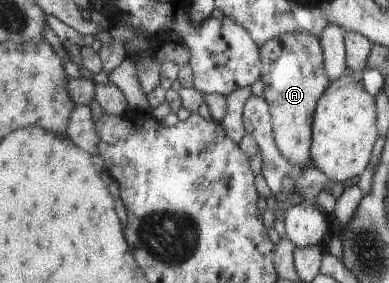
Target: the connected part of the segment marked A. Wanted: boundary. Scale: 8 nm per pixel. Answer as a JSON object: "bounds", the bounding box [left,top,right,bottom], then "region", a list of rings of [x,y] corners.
{"bounds":[258,32,330,168],"region":[[[283,32],[269,38],[259,45],[259,57],[262,59],[262,72],[258,80],[263,82],[263,98],[268,103],[271,114],[273,139],[280,154],[289,162],[305,168],[311,165],[311,122],[314,120],[315,106],[323,90],[330,84],[326,67],[323,65],[323,47],[319,35],[301,32]]]}

